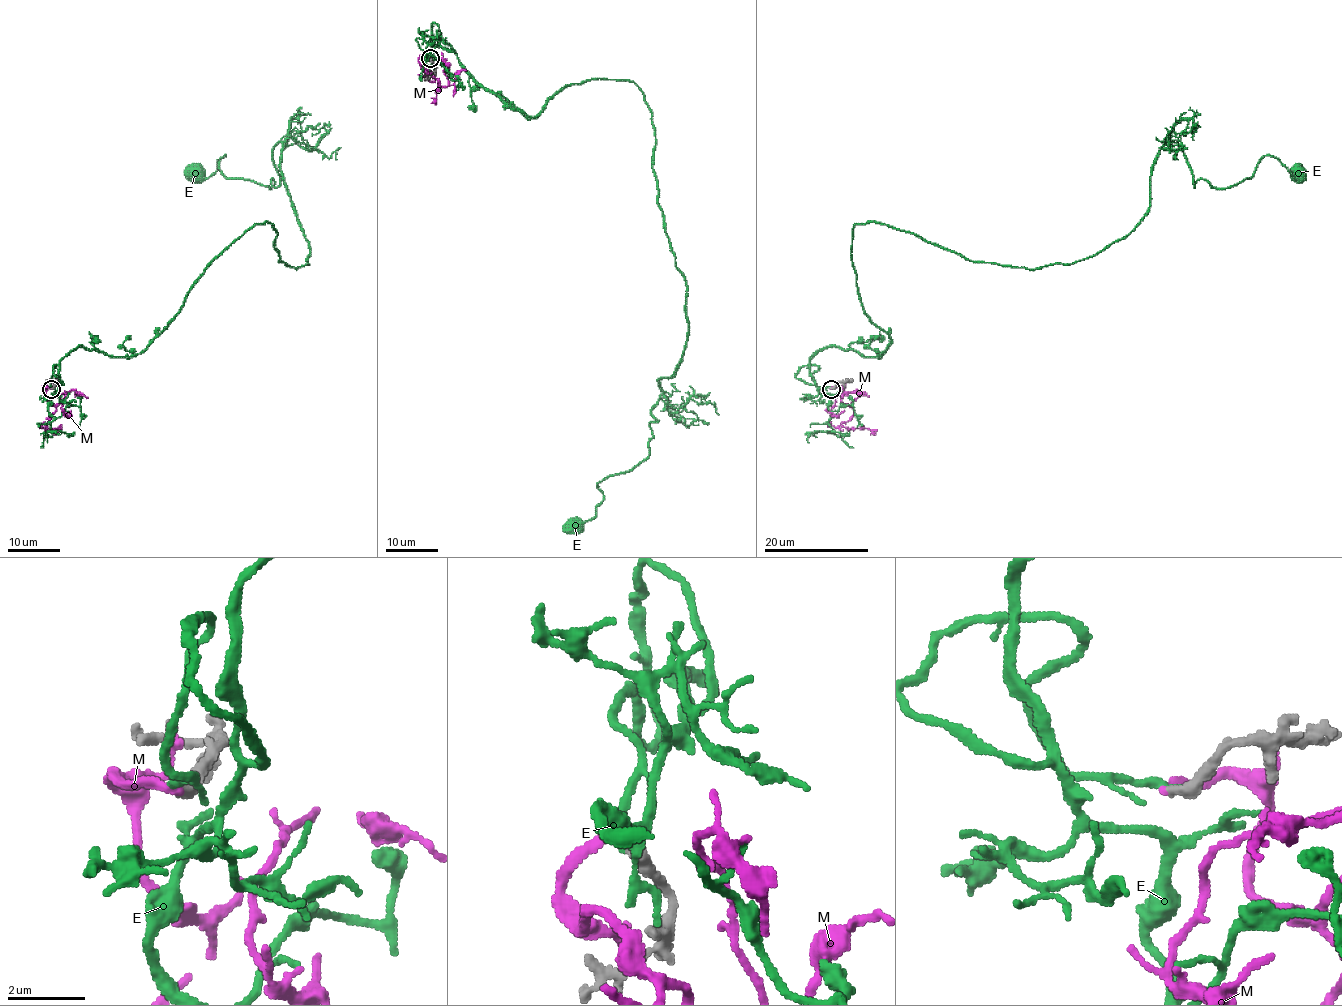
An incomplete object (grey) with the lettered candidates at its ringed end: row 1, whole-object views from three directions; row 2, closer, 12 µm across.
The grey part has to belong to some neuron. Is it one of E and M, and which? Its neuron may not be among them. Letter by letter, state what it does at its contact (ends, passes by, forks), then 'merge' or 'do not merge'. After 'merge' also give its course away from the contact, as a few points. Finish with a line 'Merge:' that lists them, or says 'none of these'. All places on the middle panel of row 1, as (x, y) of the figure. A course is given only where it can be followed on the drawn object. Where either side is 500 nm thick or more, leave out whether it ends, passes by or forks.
E: it ends; do not merge
M: it ends; do not merge
Merge: none of these

